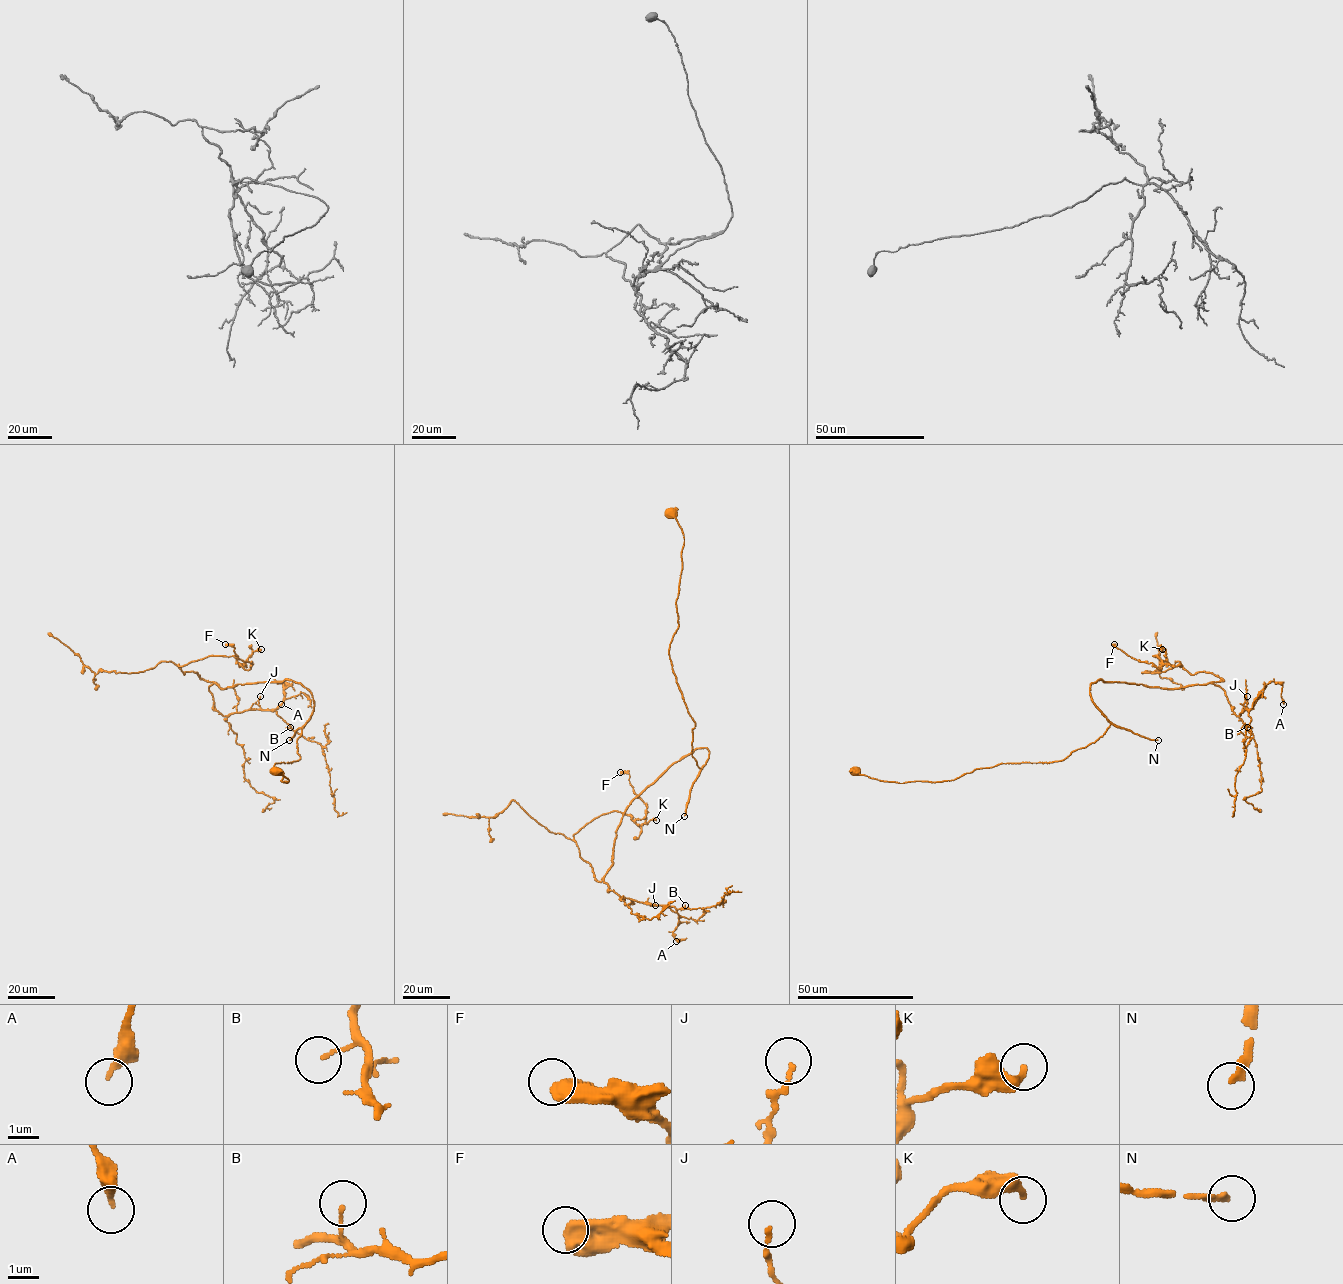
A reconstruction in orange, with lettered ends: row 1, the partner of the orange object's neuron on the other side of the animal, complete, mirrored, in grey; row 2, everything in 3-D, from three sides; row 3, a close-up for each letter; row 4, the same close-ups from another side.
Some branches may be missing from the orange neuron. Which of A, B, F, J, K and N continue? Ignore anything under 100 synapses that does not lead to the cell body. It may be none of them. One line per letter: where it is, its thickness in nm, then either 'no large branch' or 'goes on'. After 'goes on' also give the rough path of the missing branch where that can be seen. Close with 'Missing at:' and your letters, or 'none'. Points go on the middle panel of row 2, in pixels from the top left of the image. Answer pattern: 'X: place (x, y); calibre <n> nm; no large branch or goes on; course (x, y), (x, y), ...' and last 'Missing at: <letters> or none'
A: place (676, 941); calibre 240 nm; no large branch
B: place (685, 905); calibre 100 nm; no large branch
F: place (620, 772); calibre 650 nm; no large branch
J: place (655, 905); calibre 120 nm; no large branch
K: place (656, 820); calibre 260 nm; no large branch
N: place (684, 816); calibre 220 nm; goes on; course (684, 816), (647, 859), (620, 868), (633, 842), (668, 839), (693, 855)
Missing at: N

